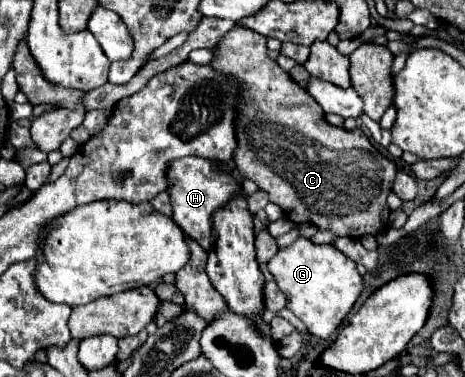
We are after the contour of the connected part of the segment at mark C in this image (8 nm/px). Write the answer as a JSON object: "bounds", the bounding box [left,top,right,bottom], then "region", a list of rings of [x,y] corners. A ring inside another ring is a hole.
{"bounds":[212,27,398,239],"region":[[[234,27],[220,47],[220,59],[212,63],[216,71],[224,71],[226,75],[234,75],[246,83],[246,97],[240,103],[240,113],[236,121],[236,137],[240,141],[240,149],[236,149],[236,173],[242,179],[250,179],[258,185],[258,189],[266,191],[270,201],[276,203],[286,219],[294,225],[310,223],[320,231],[332,231],[334,235],[360,239],[368,233],[378,235],[390,227],[390,213],[386,199],[392,193],[392,183],[398,173],[396,161],[384,157],[364,135],[362,129],[346,131],[344,127],[334,127],[328,123],[324,109],[308,95],[304,87],[290,79],[290,75],[280,69],[280,65],[268,57],[266,37],[244,29]]]}

